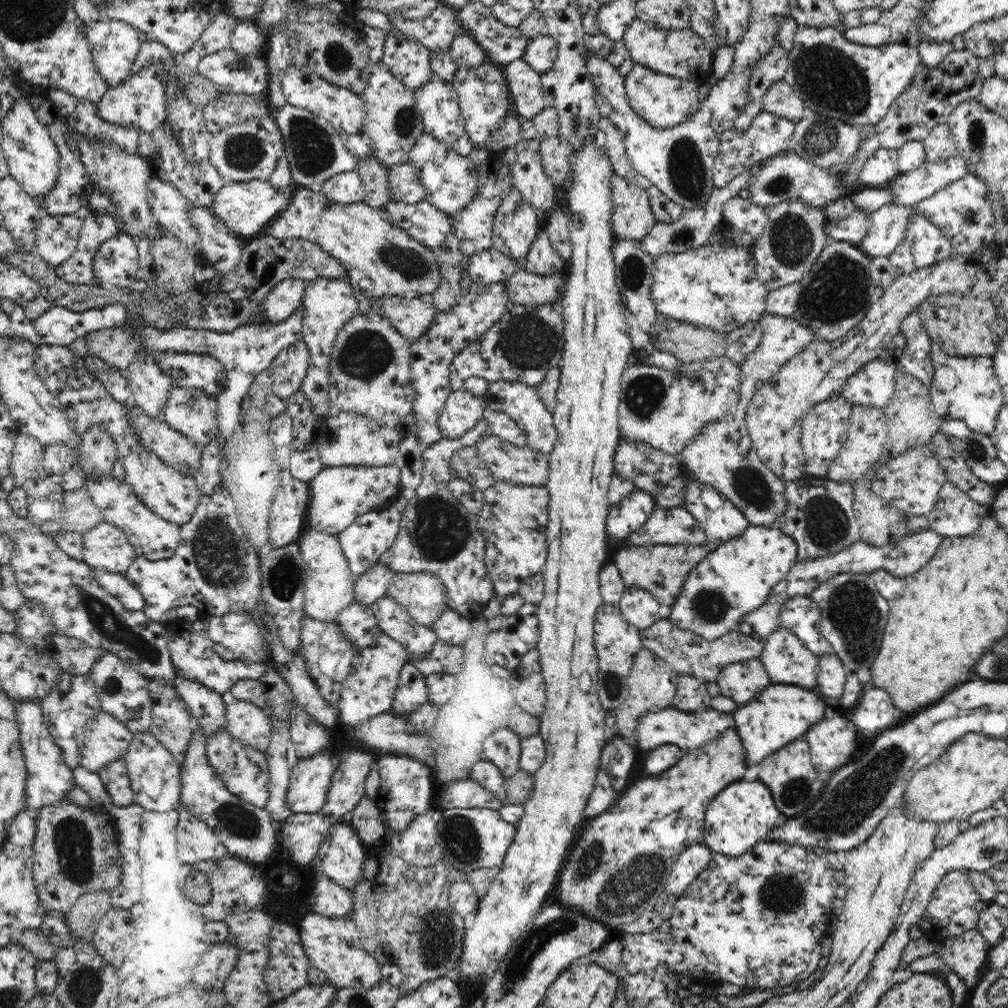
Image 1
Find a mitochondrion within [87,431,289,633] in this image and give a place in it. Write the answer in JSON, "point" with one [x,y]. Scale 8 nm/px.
{"point":[215,547]}

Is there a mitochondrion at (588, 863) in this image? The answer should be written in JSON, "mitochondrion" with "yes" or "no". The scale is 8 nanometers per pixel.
{"mitochondrion":"yes"}

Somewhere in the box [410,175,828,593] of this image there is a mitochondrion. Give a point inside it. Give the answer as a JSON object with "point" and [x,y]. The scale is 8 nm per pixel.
{"point":[528,341]}

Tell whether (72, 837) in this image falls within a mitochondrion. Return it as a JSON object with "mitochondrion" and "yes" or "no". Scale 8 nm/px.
{"mitochondrion":"yes"}

